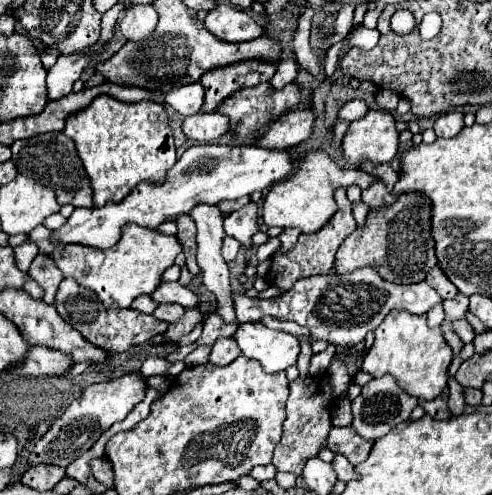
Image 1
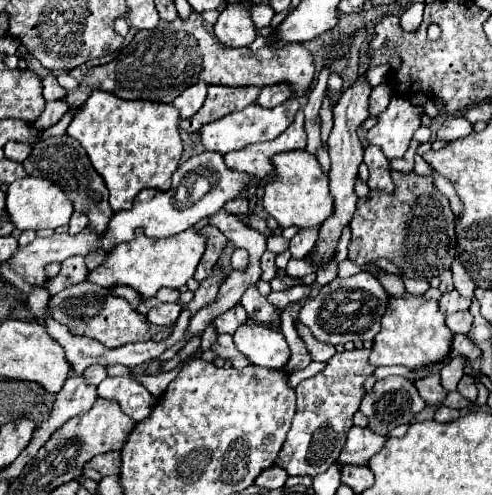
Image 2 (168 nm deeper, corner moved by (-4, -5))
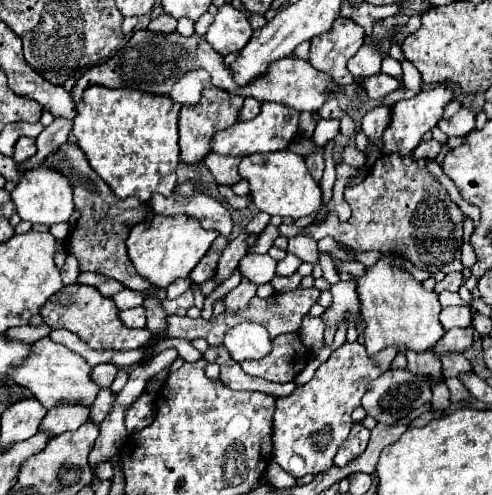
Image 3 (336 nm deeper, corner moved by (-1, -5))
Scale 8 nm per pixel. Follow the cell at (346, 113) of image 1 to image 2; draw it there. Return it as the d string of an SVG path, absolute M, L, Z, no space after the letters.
M383 82L383 84L379 84L379 86L375 86L373 88L373 102L369 104L369 116L371 118L379 118L379 114L387 108L387 104L389 104L389 100L391 100L391 88L387 86L387 82Z

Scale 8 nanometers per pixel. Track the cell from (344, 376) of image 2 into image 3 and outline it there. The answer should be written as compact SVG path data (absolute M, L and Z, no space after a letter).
M346 342L316 370L308 384L296 388L286 398L276 398L272 460L294 478L302 478L306 474L317 475L328 470L332 466L336 448L340 448L340 442L344 442L352 428L350 412L360 406L360 398L366 392L370 380L384 374L396 354L398 348L388 346L374 356L368 356L362 344Z

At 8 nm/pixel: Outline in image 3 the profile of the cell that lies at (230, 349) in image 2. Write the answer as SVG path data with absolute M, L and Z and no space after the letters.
M282 334L272 342L272 352L262 360L242 362L248 376L258 376L270 382L292 382L308 364L310 354L300 342L298 334Z

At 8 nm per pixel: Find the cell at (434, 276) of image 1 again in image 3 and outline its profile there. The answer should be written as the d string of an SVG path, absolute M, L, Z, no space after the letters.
M458 272L458 274L448 274L444 280L440 280L438 284L436 284L436 292L442 292L442 290L450 290L450 292L458 292L460 290L460 286L462 286L462 274Z

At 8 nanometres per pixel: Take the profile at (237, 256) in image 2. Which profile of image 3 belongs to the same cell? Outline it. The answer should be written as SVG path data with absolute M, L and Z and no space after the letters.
M246 254L240 260L240 270L242 270L244 278L248 278L256 284L264 284L264 282L270 282L276 276L276 260L272 260L268 254L266 256Z

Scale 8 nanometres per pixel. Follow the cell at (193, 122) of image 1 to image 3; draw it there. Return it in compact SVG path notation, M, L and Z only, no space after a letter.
M264 102L260 114L248 122L236 122L228 130L222 130L212 140L212 152L230 154L230 156L250 156L250 154L264 154L264 152L278 152L286 150L288 144L298 134L298 110L288 110L288 106Z

